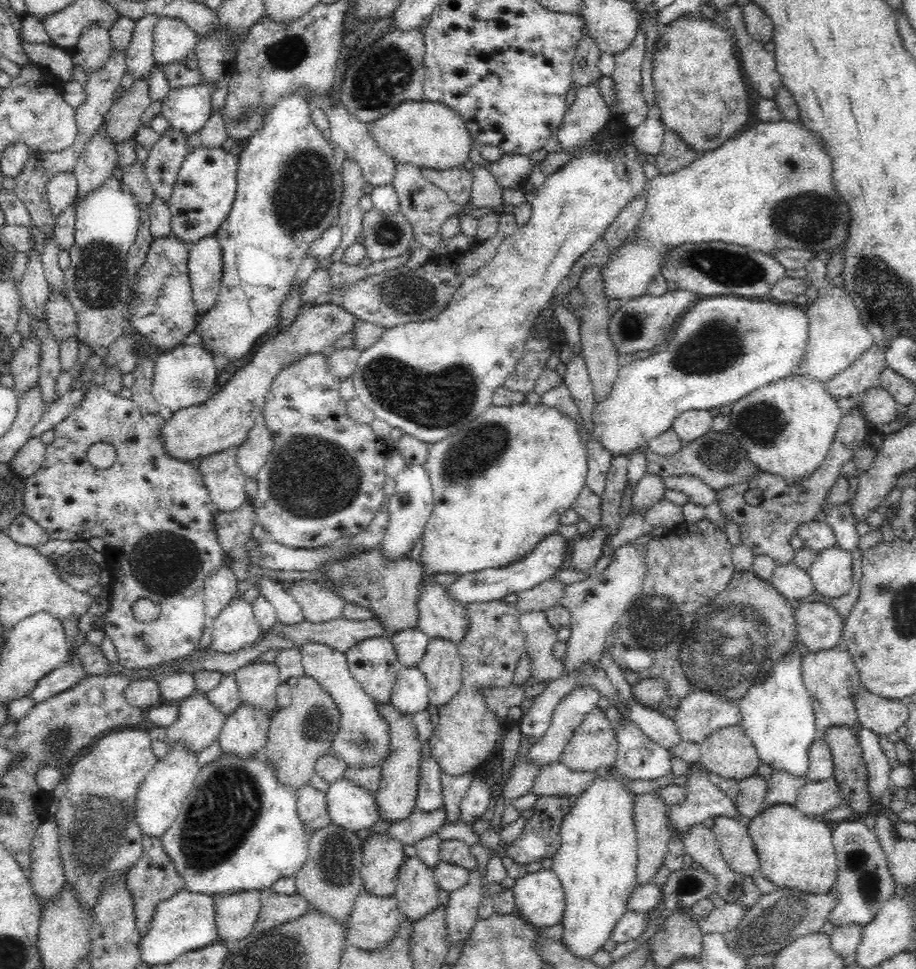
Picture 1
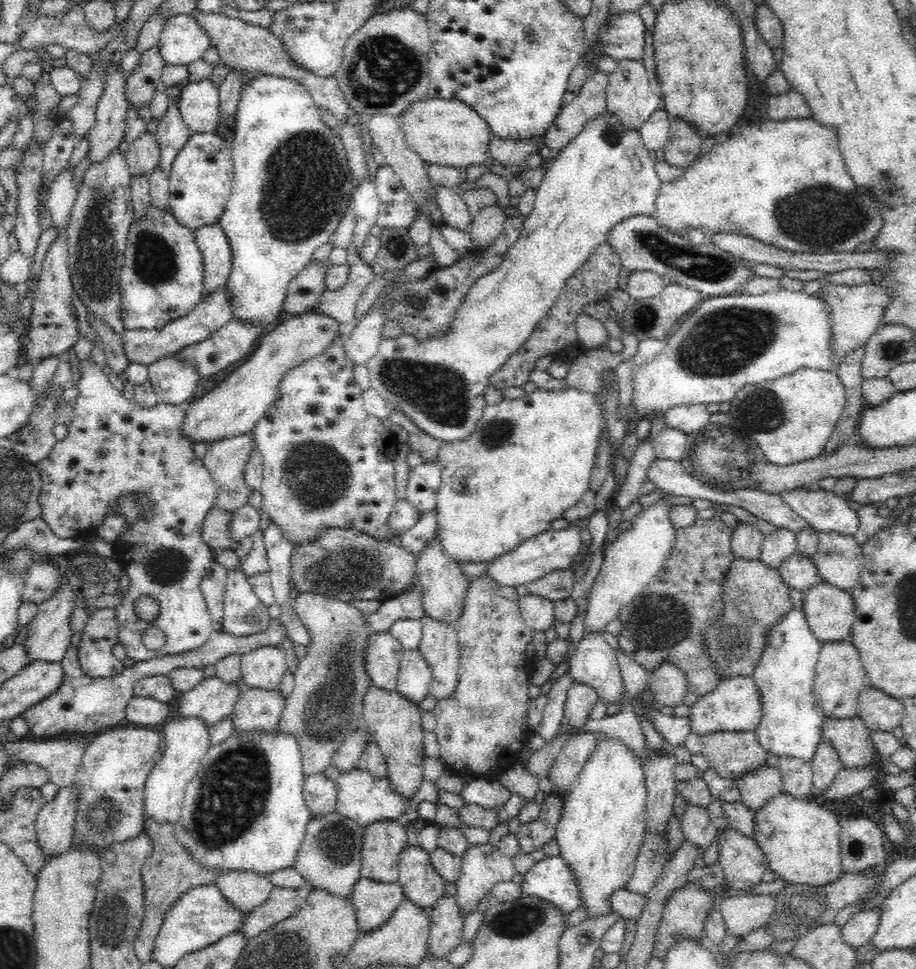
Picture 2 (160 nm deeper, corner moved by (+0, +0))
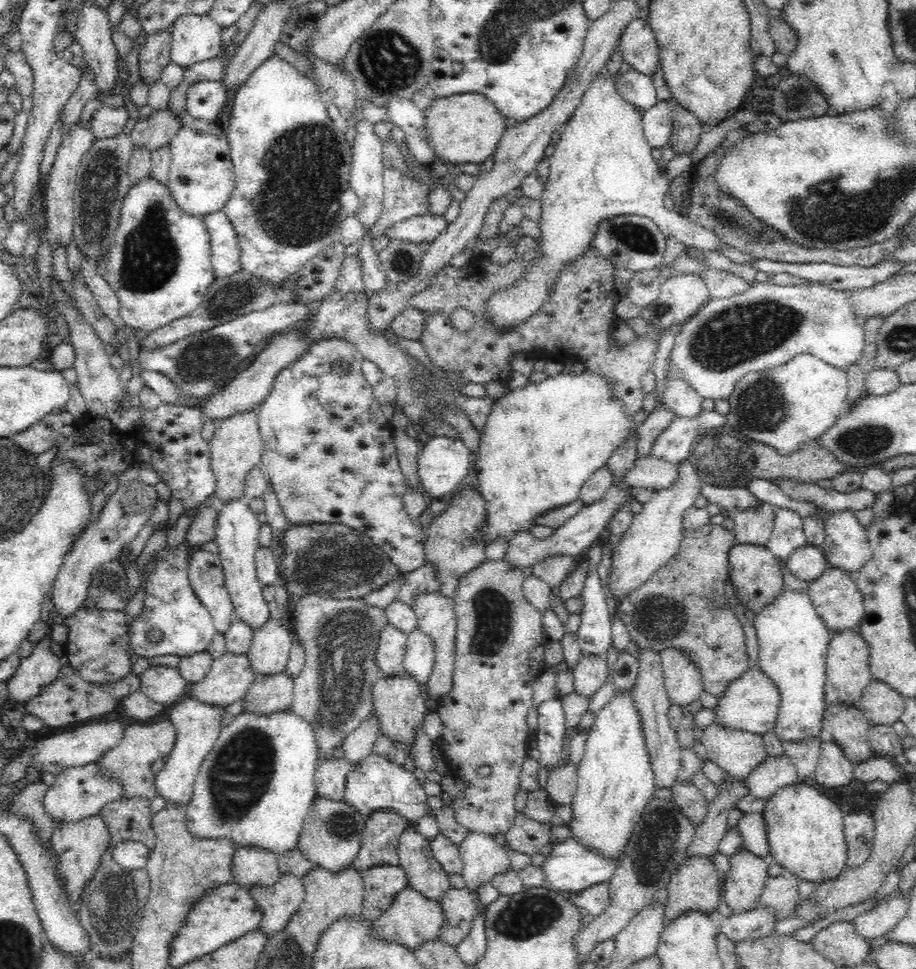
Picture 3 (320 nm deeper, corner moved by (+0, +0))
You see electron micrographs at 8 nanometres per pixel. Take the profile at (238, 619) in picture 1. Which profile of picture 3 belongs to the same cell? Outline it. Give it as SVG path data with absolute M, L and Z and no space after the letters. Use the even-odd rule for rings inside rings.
M242 498L218 504L217 509L219 514L215 527L215 541L224 569L225 584L234 603L233 614L256 630L270 618L268 605L262 596L262 587L256 574L255 554L259 547L258 536L262 525L250 509L250 505Z

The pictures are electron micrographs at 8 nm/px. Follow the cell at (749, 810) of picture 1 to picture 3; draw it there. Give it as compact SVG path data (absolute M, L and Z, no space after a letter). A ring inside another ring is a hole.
M767 755L744 780L750 794L768 800L782 786L798 781L793 762L785 755Z

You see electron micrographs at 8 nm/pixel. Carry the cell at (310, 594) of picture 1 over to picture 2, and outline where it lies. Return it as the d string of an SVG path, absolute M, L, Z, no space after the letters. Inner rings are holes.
M304 592L295 594L293 600L295 613L302 625L310 633L310 644L305 655L300 658L294 673L295 685L285 698L285 705L276 730L290 733L298 741L302 753L302 770L305 776L324 772L332 763L332 757L338 747L354 730L364 726L363 698L373 685L365 669L365 650L371 631L367 615L349 603L334 598L325 598L320 594Z

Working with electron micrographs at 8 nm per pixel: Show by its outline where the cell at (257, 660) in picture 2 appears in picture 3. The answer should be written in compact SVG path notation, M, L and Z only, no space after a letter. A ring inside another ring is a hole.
M270 617L253 632L247 655L255 674L284 672L296 635L291 619Z

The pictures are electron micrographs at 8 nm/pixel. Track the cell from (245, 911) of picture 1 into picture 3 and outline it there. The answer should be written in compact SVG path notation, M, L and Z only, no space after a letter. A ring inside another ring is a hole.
M237 846L233 875L234 882L244 888L270 886L281 876L279 856L261 846Z

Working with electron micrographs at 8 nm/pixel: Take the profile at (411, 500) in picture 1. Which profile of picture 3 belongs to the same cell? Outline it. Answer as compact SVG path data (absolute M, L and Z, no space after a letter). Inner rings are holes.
M432 436L421 445L418 458L418 477L422 483L423 492L434 499L444 499L458 488L460 482L470 474L474 464L472 452L464 445L460 438L447 436Z

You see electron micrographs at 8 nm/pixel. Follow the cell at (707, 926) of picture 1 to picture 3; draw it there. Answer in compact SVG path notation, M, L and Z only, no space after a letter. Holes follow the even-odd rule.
M784 869L778 876L769 876L759 896L759 906L777 912L777 918L792 914L800 899L799 884L802 878Z

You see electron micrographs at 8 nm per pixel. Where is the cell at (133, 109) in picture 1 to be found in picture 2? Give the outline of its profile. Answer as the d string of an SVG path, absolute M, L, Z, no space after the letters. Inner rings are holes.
M150 48L141 54L140 62L126 78L127 102L134 106L148 105L161 82L162 69L166 66L160 49Z

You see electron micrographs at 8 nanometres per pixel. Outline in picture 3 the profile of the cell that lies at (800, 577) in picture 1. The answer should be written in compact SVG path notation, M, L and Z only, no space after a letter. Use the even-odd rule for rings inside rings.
M808 543L790 554L787 565L792 574L804 582L814 581L829 568L825 552L821 547Z

